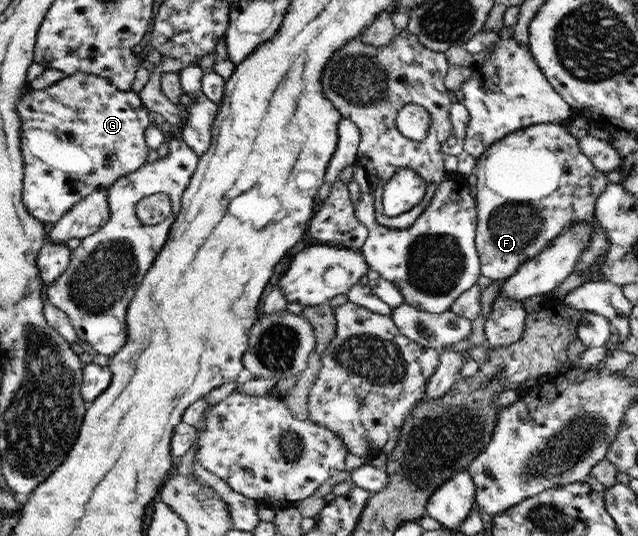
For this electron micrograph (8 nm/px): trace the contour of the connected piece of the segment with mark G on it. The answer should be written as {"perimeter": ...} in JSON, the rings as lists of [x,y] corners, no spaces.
{"perimeter":[[[84,72],[65,75],[64,78],[61,78],[46,89],[28,91],[28,95],[21,97],[21,101],[17,103],[16,109],[21,118],[21,150],[24,153],[24,203],[26,210],[40,222],[57,223],[74,205],[85,200],[95,190],[107,188],[107,186],[110,187],[114,182],[120,180],[121,177],[137,171],[147,163],[146,156],[148,156],[149,146],[144,144],[144,132],[148,132],[150,126],[150,118],[148,118],[148,112],[146,112],[147,108],[142,106],[138,93],[134,93],[132,90],[120,91],[106,78]]]}

